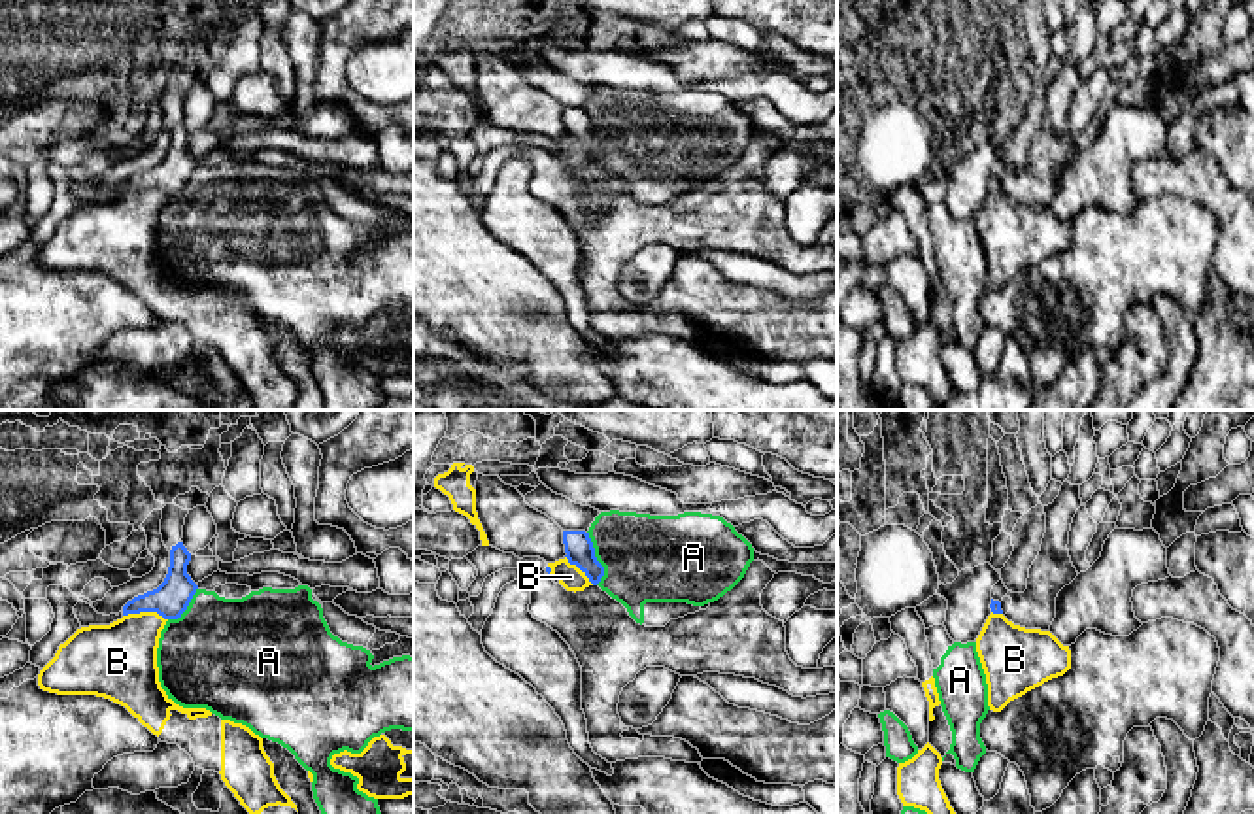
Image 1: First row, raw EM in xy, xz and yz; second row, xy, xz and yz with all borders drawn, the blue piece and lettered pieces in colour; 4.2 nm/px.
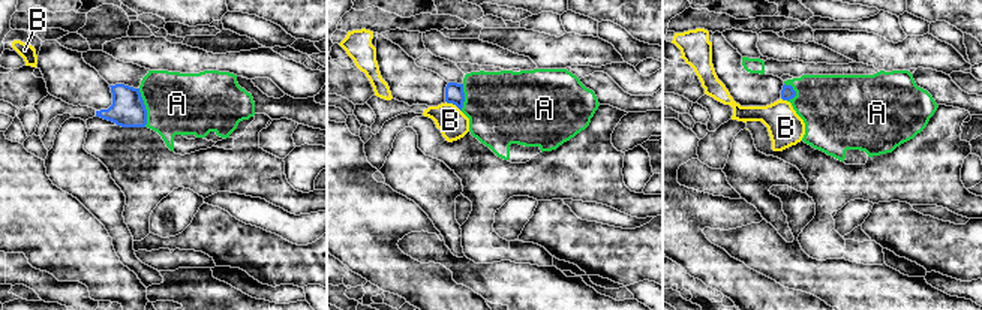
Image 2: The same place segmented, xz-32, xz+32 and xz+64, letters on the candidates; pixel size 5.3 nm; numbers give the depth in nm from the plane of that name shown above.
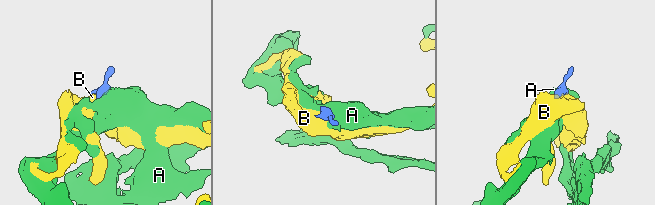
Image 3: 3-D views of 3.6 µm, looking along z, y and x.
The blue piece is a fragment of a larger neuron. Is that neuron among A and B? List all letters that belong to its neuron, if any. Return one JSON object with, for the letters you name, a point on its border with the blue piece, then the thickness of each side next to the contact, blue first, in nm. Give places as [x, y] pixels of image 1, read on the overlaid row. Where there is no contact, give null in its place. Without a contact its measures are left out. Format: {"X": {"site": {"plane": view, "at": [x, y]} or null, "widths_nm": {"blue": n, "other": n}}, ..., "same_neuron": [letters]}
{"B": {"site": {"plane": "xy", "at": [146, 610]}, "widths_nm": {"blue": 160, "other": 320}}, "same_neuron": ["B"]}

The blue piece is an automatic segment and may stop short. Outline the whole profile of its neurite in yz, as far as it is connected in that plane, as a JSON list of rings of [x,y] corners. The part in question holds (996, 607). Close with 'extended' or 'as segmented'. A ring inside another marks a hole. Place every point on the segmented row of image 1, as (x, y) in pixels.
[[[991,599],[990,608],[976,652],[986,674],[988,706],[1001,712],[1010,701],[1063,676],[1071,669],[1071,650],[1050,631],[1008,621],[999,601]]]; extended

